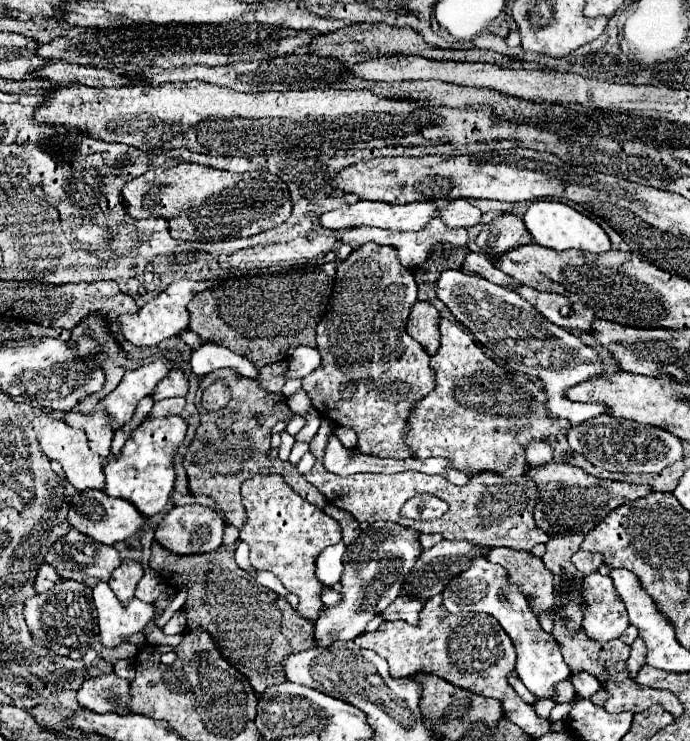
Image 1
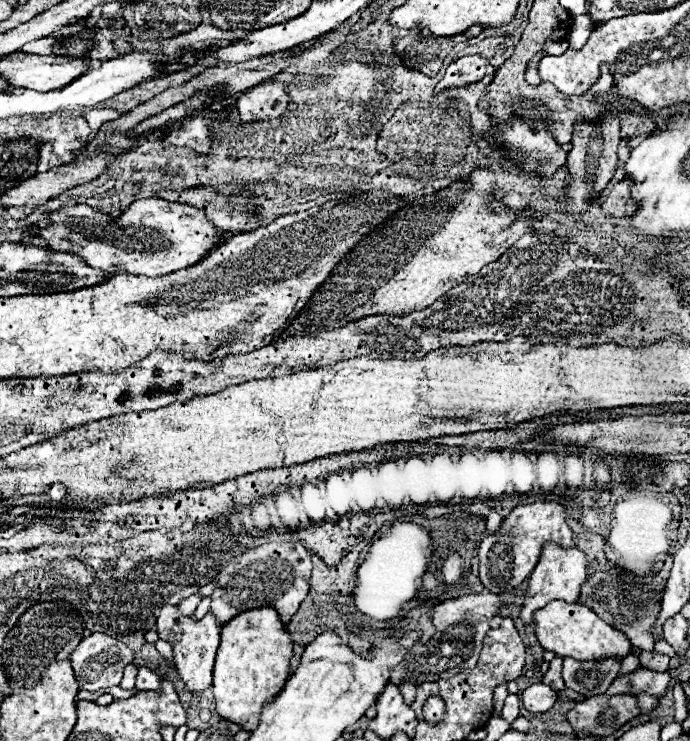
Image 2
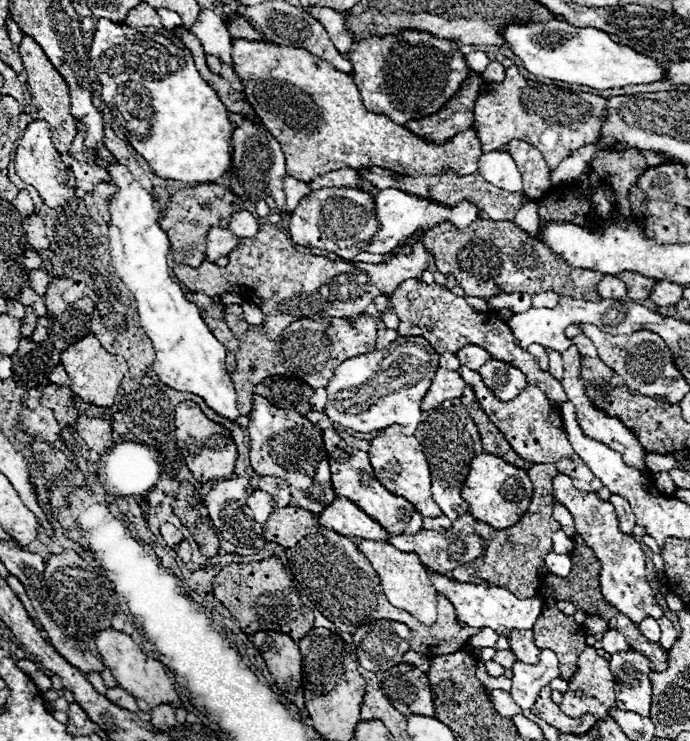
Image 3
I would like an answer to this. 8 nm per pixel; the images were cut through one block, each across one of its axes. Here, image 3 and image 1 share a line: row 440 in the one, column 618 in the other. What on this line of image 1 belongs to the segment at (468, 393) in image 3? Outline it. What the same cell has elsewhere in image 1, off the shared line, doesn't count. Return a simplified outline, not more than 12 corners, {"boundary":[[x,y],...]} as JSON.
{"boundary":[[548,462],[528,466],[534,522],[550,538],[594,530],[650,486],[600,480]]}

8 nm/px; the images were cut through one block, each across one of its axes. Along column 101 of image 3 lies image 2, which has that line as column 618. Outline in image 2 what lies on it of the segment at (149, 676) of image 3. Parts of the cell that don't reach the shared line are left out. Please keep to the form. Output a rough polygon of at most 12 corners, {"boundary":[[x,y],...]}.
{"boundary":[[590,608],[534,612],[540,646],[564,658],[624,658],[632,644]]}

